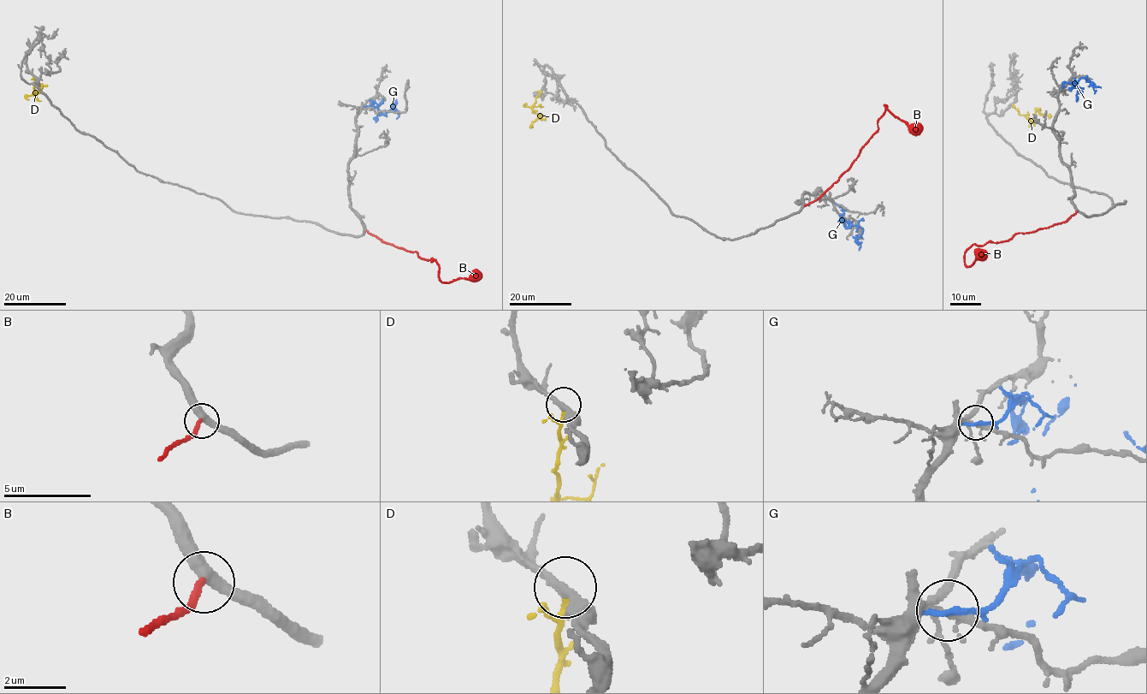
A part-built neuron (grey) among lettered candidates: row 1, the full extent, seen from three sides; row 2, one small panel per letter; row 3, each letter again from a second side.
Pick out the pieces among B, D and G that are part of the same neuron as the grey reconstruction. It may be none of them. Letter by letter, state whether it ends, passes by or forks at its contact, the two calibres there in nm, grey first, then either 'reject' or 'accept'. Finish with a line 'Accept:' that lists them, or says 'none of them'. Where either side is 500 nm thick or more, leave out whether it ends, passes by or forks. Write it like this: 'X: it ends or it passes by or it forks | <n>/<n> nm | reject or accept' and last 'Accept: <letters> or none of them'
B: it ends | 400/220 nm | accept
D: it ends | 280/190 nm | reject
G: it ends | 200/280 nm | reject
Accept: B

